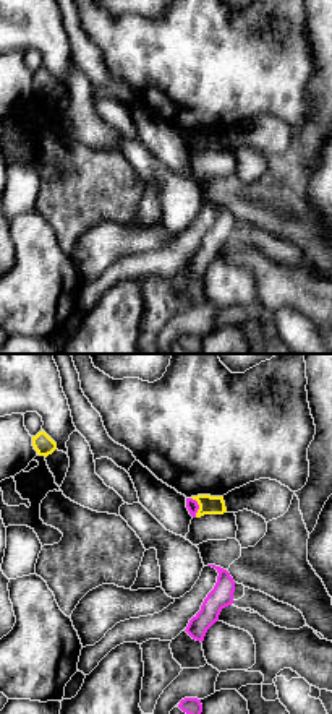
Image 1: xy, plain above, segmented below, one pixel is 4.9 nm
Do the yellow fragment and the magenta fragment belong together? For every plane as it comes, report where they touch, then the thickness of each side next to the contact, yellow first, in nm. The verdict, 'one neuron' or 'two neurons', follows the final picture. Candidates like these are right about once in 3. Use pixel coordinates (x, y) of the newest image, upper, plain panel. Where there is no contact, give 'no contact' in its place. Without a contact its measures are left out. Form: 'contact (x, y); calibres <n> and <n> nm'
contact (200, 143); calibres 100 and 60 nm

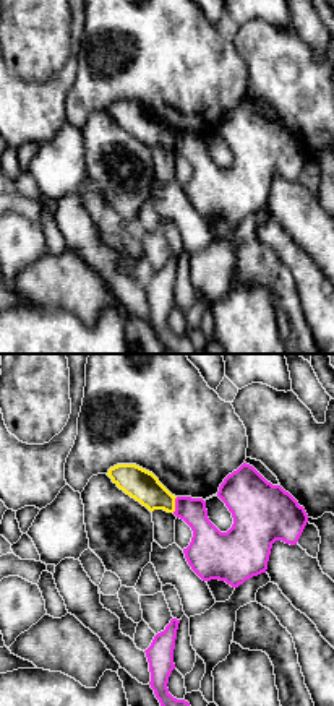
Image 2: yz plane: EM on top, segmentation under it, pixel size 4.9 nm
contact (174, 142); calibres 160 and 170 nm

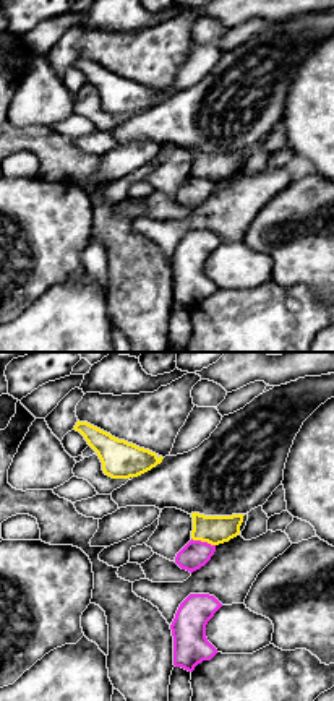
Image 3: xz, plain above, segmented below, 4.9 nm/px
contact (203, 177); calibres 140 and 140 nm

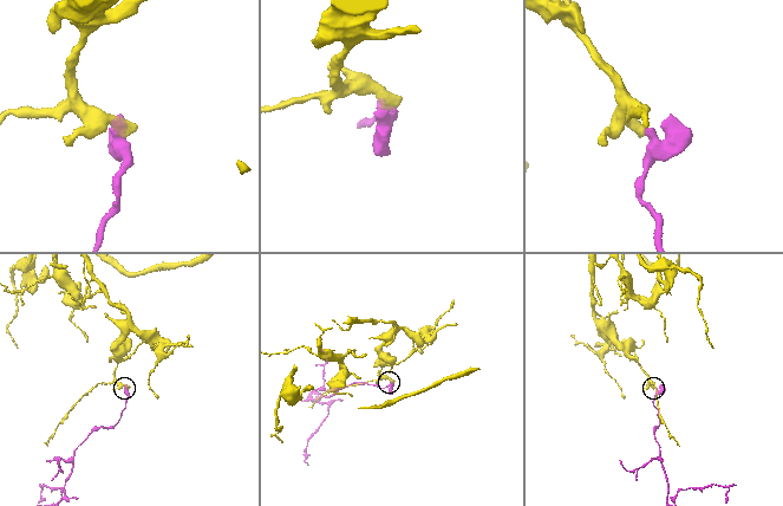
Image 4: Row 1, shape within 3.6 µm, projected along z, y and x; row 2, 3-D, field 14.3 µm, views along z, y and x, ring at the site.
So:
two neurons

